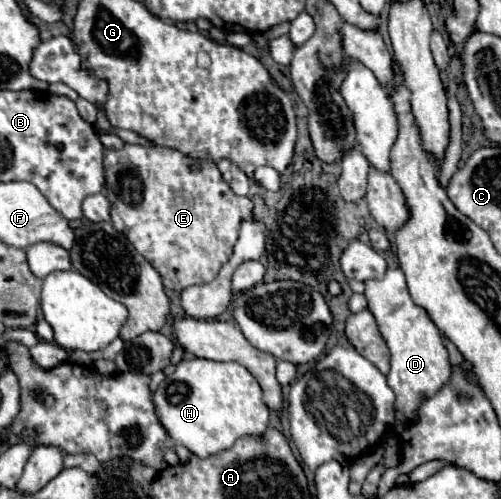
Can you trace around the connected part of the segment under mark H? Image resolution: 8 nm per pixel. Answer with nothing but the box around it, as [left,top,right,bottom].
[154,359,270,457]

